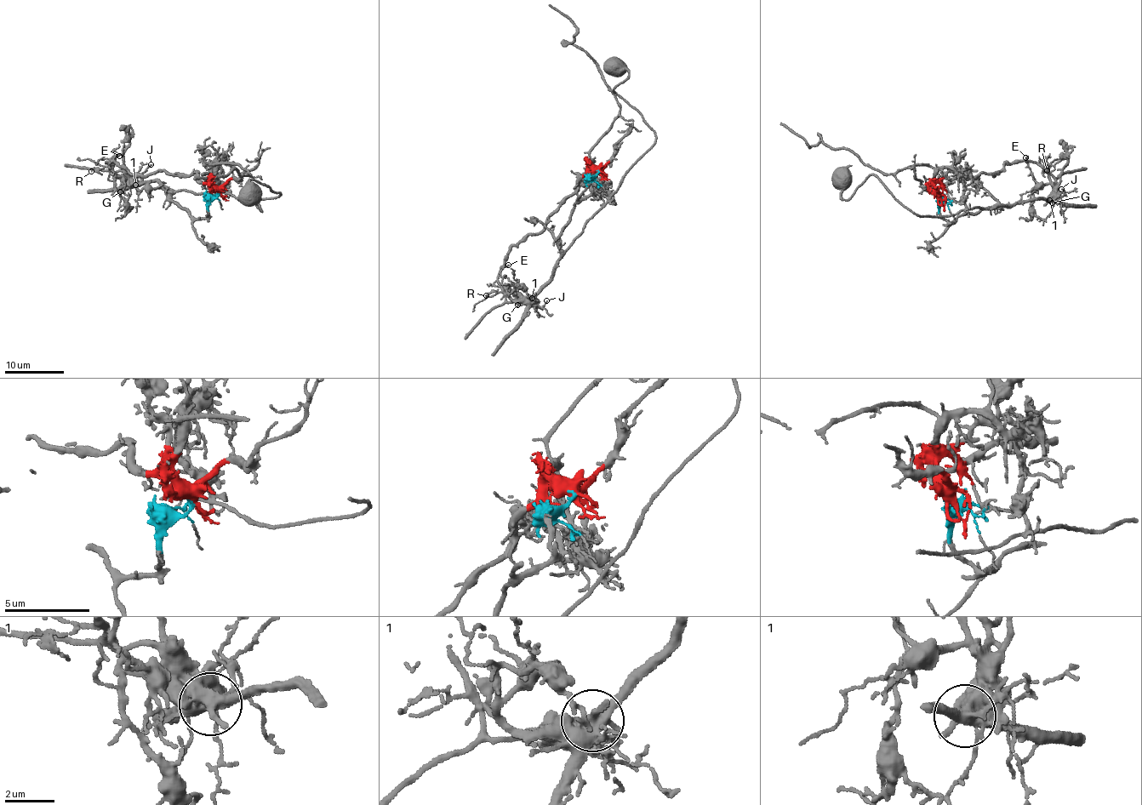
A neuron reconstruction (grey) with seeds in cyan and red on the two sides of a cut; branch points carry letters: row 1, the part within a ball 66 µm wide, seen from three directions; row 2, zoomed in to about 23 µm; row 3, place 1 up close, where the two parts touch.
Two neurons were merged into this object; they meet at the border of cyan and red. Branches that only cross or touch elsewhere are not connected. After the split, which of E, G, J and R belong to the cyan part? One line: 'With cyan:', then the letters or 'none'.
With cyan: G, J

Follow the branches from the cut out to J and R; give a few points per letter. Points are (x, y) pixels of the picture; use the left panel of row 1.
J: (217, 191), (208, 217), (193, 217), (169, 199), (161, 183), (139, 183), (139, 175), (151, 165)
R: (217, 191), (194, 172), (174, 174), (162, 169), (141, 175), (111, 161), (106, 162), (105, 168), (92, 171)

